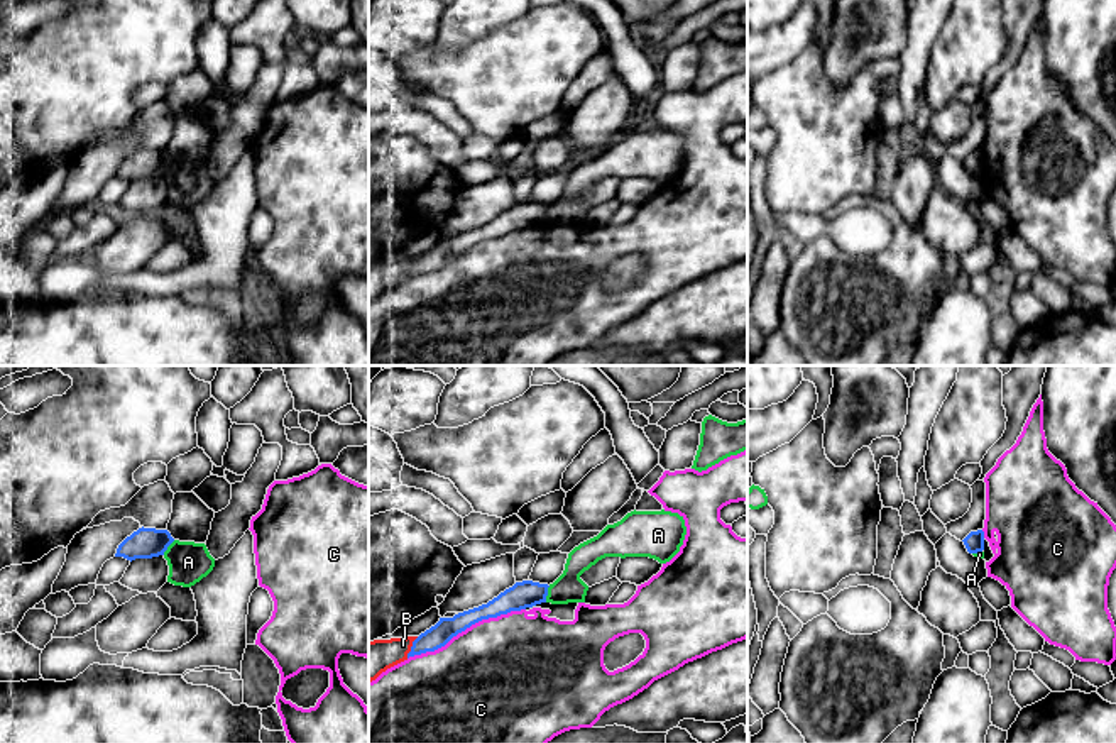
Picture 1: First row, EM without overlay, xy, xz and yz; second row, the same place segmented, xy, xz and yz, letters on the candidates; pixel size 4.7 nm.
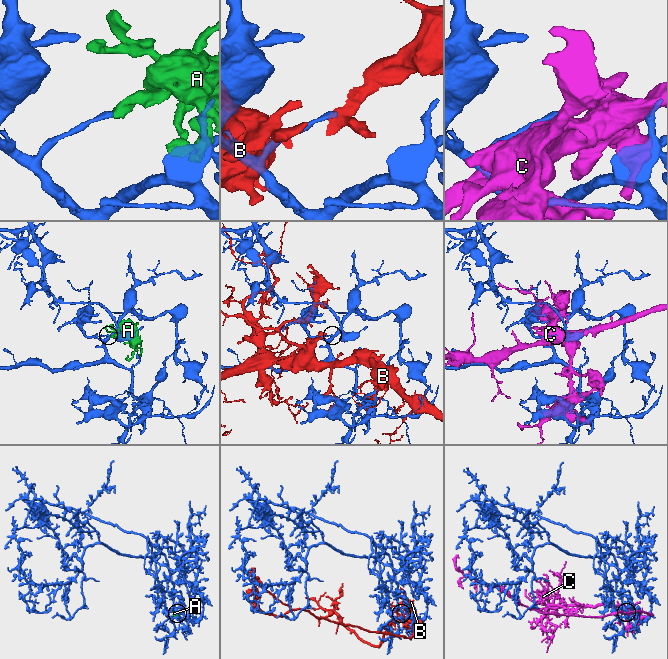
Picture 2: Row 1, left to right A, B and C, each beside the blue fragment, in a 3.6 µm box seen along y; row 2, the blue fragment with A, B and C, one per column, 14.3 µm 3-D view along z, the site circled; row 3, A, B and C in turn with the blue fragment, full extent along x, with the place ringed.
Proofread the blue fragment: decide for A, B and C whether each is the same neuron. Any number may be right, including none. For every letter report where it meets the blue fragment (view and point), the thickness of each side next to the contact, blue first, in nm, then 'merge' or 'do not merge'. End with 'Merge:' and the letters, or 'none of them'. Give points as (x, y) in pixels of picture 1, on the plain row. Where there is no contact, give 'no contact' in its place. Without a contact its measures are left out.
A: xz (547, 215) | 130/140 nm | do not merge
B: xz (411, 268) | 110/180 nm | do not merge
C: xz (465, 249) | 110/500 nm | do not merge
Merge: none of them

